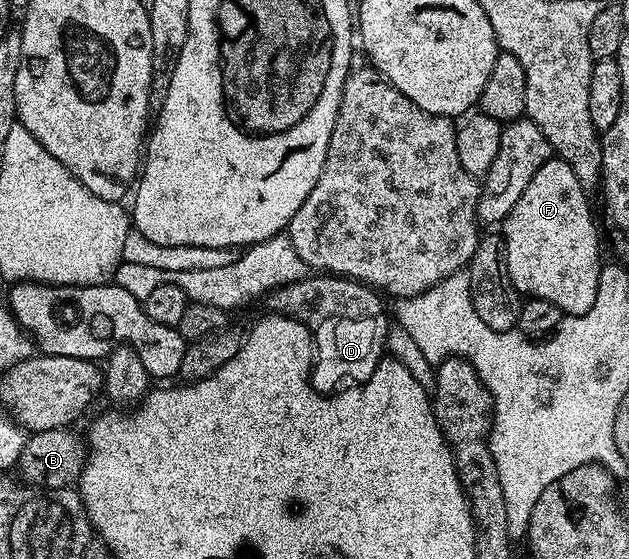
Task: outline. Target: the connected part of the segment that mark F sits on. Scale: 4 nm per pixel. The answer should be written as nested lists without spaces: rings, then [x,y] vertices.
[[[551,157],[536,169],[536,177],[528,181],[528,189],[520,193],[520,201],[512,205],[512,213],[504,220],[506,260],[512,285],[523,296],[552,301],[552,305],[569,315],[592,309],[604,262],[604,256],[598,252],[598,227],[586,199],[588,193],[576,181],[572,165]]]

